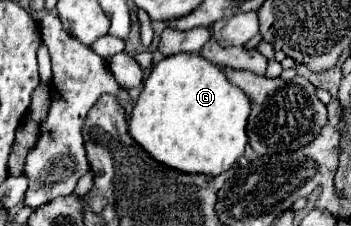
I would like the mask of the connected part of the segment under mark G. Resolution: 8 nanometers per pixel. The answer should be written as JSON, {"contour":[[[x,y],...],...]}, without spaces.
{"contour":[[[174,54],[154,66],[144,80],[144,88],[132,106],[128,134],[160,164],[188,174],[218,176],[234,166],[248,144],[246,120],[250,112],[248,96],[226,80],[226,74],[198,54]]]}

